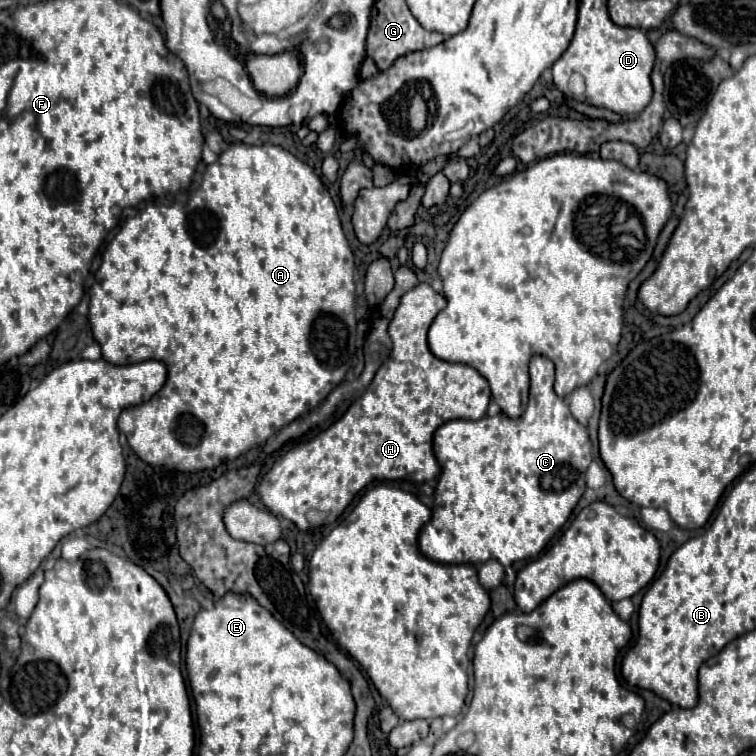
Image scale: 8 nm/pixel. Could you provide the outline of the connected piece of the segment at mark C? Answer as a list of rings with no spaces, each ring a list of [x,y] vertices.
[[[532,356],[530,358],[530,396],[528,396],[528,406],[526,406],[526,410],[522,412],[520,418],[512,420],[512,418],[504,416],[504,414],[498,414],[494,418],[486,416],[486,418],[480,418],[480,420],[450,420],[450,422],[442,424],[434,432],[434,456],[436,456],[436,460],[440,464],[442,474],[440,474],[440,480],[438,480],[436,492],[434,492],[432,518],[422,528],[420,538],[418,538],[418,548],[426,558],[430,558],[434,562],[440,562],[440,564],[484,564],[486,560],[494,558],[500,564],[510,566],[512,562],[528,560],[528,558],[538,556],[546,548],[546,544],[558,534],[558,530],[566,524],[566,520],[570,518],[574,506],[578,504],[580,496],[586,490],[584,476],[586,476],[588,464],[592,462],[592,444],[590,444],[586,428],[570,414],[568,404],[562,398],[556,396],[552,386],[554,386],[554,364],[546,356]]]

